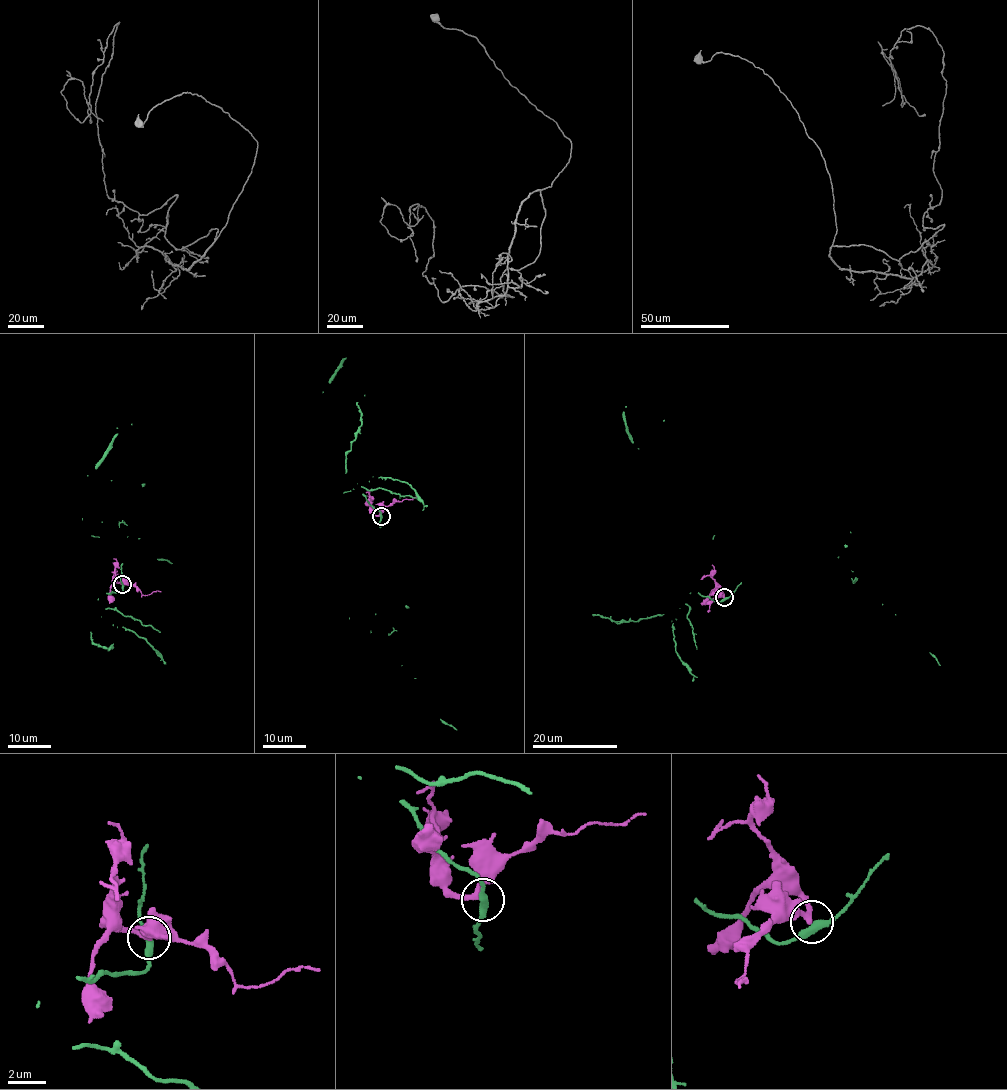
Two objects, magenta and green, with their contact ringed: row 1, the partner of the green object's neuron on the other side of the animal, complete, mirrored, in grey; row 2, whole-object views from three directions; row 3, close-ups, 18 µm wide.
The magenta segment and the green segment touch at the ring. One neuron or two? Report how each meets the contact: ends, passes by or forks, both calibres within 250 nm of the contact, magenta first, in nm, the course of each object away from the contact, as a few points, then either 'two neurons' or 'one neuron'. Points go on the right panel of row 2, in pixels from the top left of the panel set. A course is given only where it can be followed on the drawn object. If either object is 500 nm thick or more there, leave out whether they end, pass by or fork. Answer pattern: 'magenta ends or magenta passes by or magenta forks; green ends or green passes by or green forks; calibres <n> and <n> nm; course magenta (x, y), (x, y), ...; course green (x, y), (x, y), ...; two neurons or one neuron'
magenta passes by; green passes by; calibres 240 and 360 nm; course magenta (724, 598), (713, 600), (708, 612); course green (724, 598), (728, 597), (740, 582), (713, 538), (632, 443), (623, 419), (626, 407); two neurons

